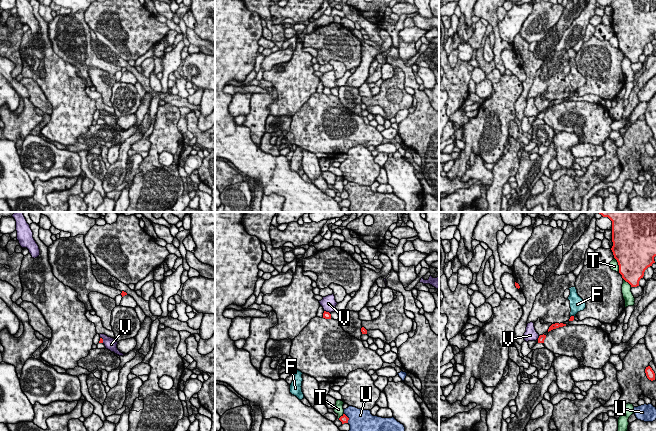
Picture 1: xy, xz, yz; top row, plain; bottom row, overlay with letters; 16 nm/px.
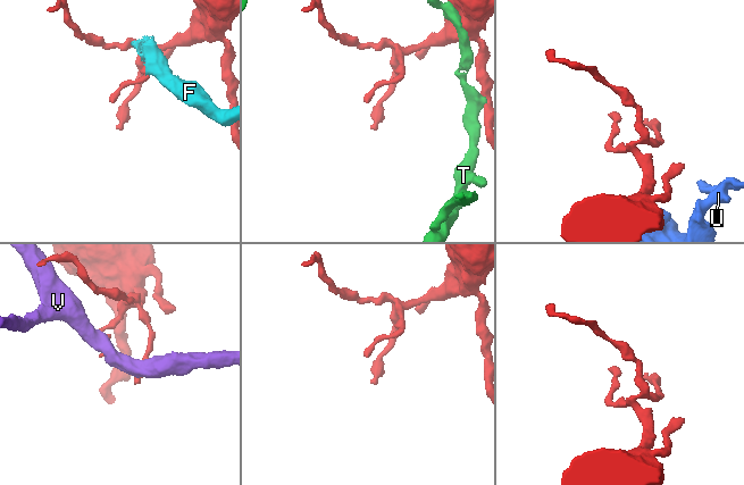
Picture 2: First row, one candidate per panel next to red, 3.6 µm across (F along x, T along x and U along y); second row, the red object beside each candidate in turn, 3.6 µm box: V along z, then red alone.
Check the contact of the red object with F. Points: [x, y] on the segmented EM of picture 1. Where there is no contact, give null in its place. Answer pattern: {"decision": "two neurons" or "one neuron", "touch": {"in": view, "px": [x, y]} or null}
{"decision": "two neurons", "touch": {"in": "yz", "px": [572, 316]}}

